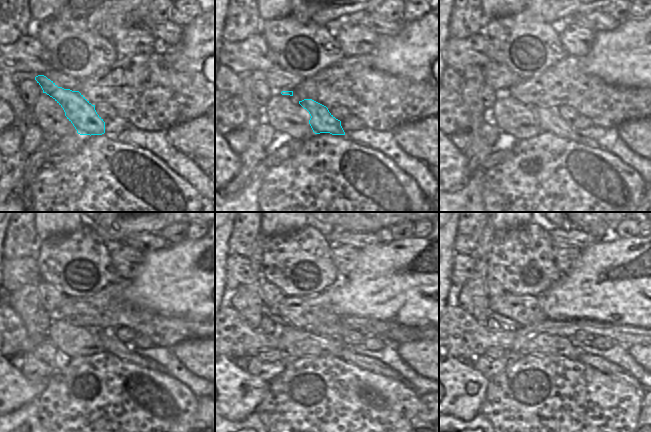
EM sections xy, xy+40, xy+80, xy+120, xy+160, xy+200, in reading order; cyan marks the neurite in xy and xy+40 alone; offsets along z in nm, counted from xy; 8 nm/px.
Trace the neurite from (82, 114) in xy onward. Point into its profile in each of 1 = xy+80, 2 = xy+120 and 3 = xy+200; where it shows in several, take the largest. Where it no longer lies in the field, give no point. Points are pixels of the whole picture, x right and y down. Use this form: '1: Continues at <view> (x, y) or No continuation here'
1: Continues at xy+80 (550, 121)
2: Continues at xy+120 (112, 345)
3: Continues at xy+200 (614, 371).

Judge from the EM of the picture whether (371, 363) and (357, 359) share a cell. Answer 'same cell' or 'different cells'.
same cell

